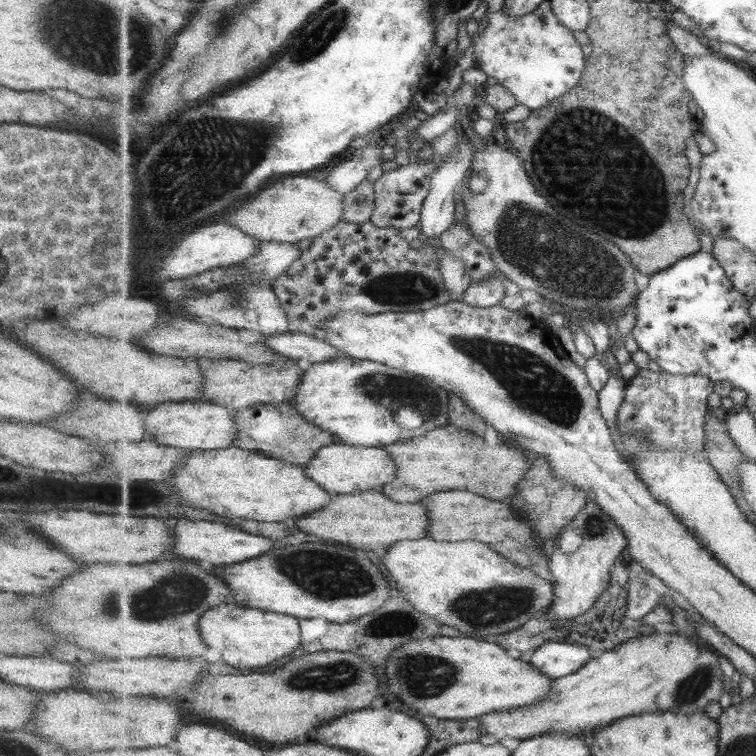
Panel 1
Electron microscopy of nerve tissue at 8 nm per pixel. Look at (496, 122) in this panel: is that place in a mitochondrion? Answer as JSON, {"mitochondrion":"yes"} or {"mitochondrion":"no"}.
{"mitochondrion":"no"}

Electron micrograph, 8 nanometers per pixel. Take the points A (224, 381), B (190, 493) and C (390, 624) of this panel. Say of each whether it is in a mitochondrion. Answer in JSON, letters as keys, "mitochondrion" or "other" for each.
{"A":"other","B":"other","C":"mitochondrion"}

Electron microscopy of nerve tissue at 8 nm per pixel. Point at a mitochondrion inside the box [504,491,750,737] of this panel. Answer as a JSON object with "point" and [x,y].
{"point":[697,682]}

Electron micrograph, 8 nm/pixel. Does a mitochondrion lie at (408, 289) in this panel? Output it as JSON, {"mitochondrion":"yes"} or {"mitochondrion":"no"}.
{"mitochondrion":"yes"}

